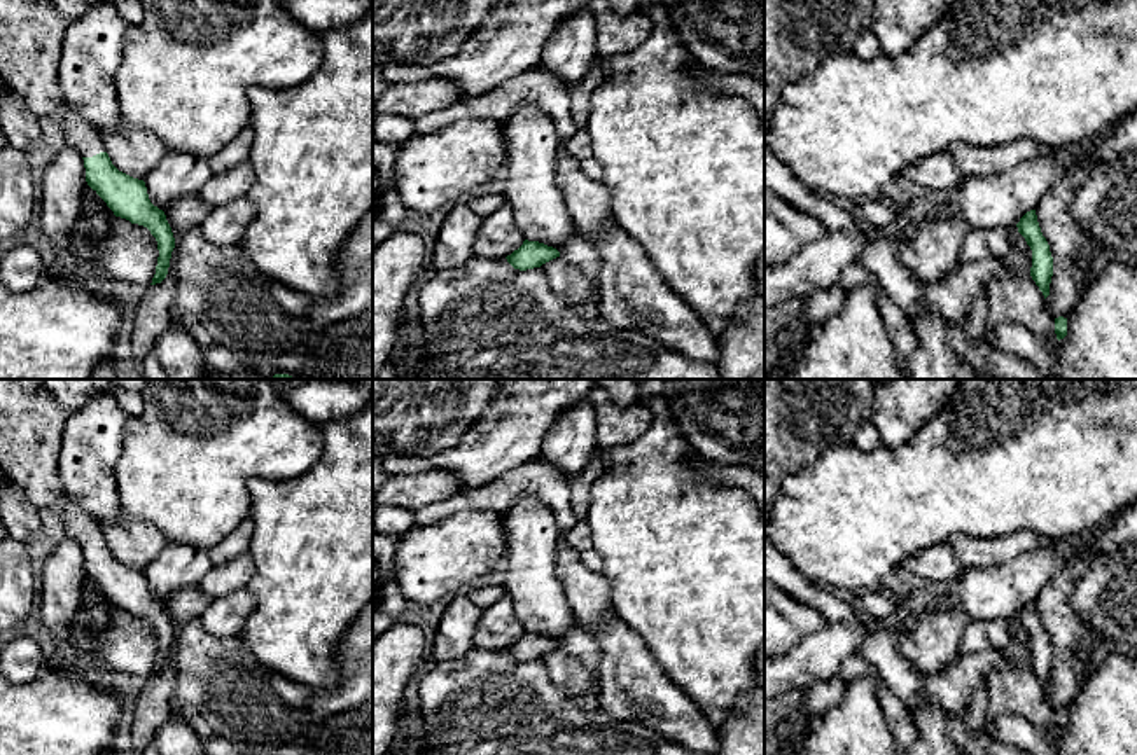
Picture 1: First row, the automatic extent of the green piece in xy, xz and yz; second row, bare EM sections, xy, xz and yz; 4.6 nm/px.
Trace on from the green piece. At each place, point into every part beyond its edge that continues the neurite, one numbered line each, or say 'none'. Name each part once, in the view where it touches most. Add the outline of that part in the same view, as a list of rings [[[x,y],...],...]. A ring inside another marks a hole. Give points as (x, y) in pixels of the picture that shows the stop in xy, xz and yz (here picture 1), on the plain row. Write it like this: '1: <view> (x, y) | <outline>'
1: xy (79, 526) | [[[63,498],[59,503],[59,516],[63,521],[65,535],[75,540],[82,549],[93,549],[100,544],[105,544],[100,524],[77,503]]]

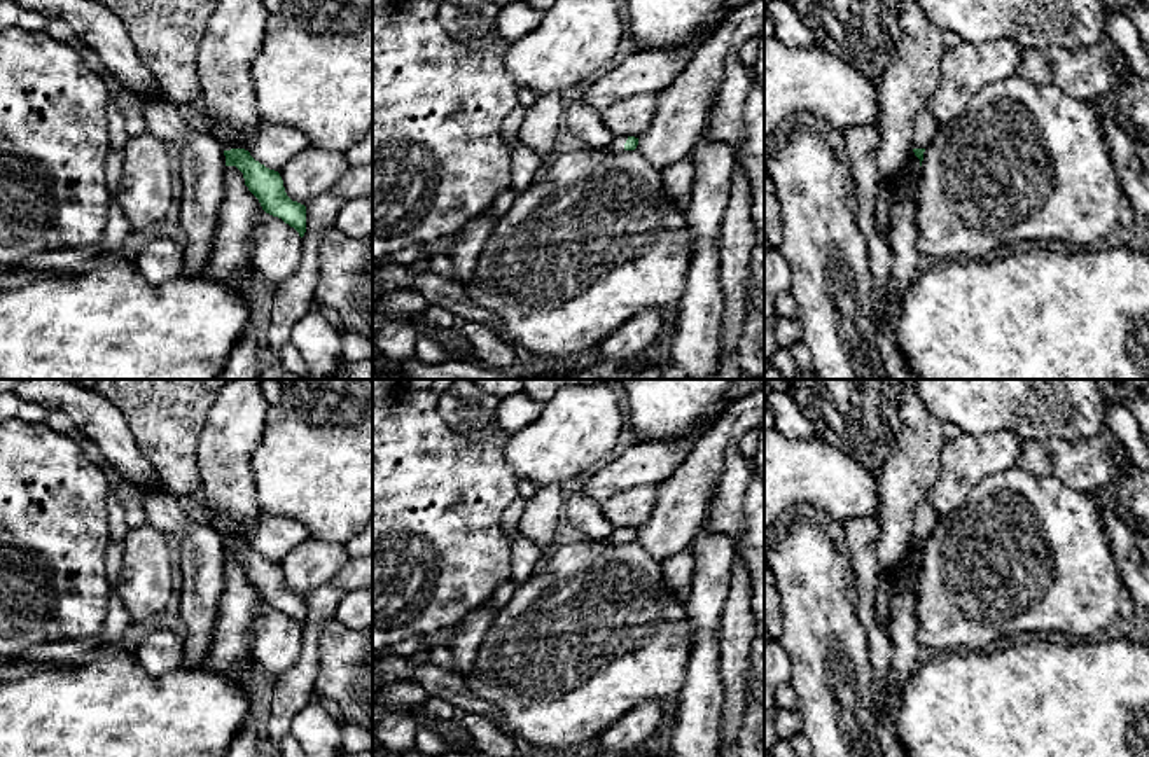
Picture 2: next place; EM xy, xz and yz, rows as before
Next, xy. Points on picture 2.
none

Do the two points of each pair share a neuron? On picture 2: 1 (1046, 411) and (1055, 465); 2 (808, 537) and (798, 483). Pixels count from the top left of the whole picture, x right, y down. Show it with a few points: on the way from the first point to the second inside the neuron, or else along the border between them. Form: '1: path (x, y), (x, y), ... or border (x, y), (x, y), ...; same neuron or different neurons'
1: border (1092, 436), (1072, 441), (1058, 437), (1023, 441); different neurons
2: border (803, 513), (798, 513), (782, 525); different neurons

